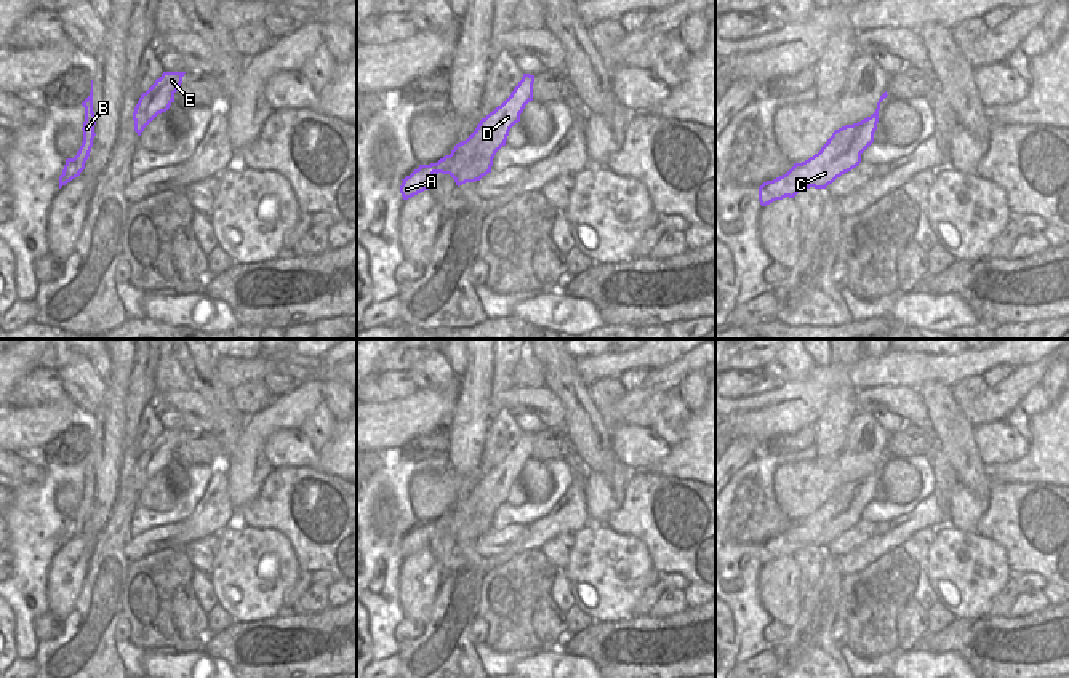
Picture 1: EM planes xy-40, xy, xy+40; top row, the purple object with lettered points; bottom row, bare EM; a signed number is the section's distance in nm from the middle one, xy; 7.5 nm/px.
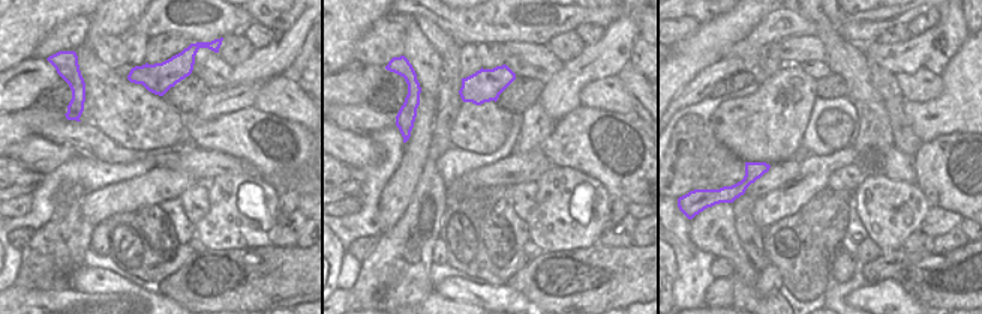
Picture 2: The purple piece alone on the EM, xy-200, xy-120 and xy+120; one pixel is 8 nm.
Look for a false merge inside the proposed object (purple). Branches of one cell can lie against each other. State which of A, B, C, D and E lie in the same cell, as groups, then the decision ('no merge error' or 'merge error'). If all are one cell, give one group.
A C D E / B | merge error

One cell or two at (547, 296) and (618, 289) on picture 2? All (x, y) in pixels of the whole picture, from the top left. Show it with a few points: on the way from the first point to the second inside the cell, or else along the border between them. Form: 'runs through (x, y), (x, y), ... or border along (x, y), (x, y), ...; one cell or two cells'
runs through (565, 296), (600, 289); one cell

